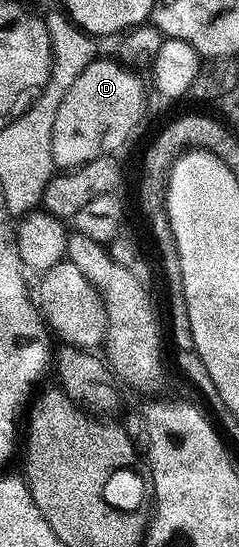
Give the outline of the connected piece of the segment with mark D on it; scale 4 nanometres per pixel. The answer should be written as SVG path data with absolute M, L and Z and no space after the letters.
M98 56L76 76L60 104L52 129L55 167L83 166L125 144L126 137L142 118L142 82L134 74L137 73L121 61Z

